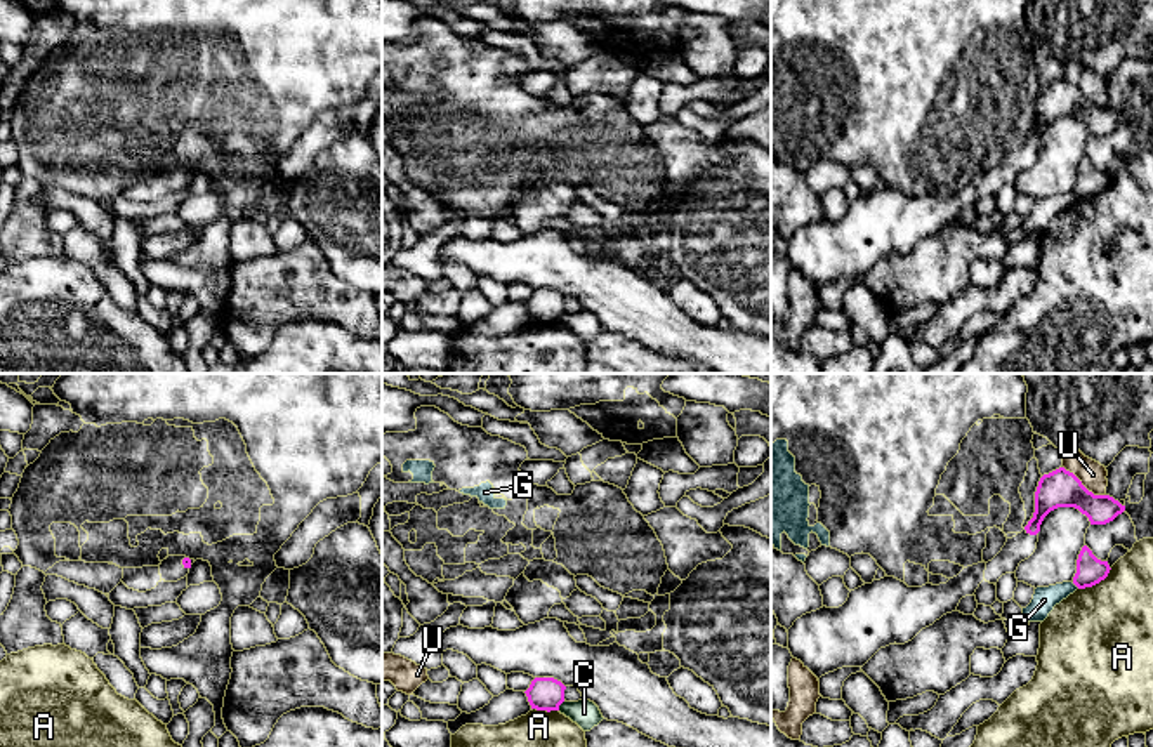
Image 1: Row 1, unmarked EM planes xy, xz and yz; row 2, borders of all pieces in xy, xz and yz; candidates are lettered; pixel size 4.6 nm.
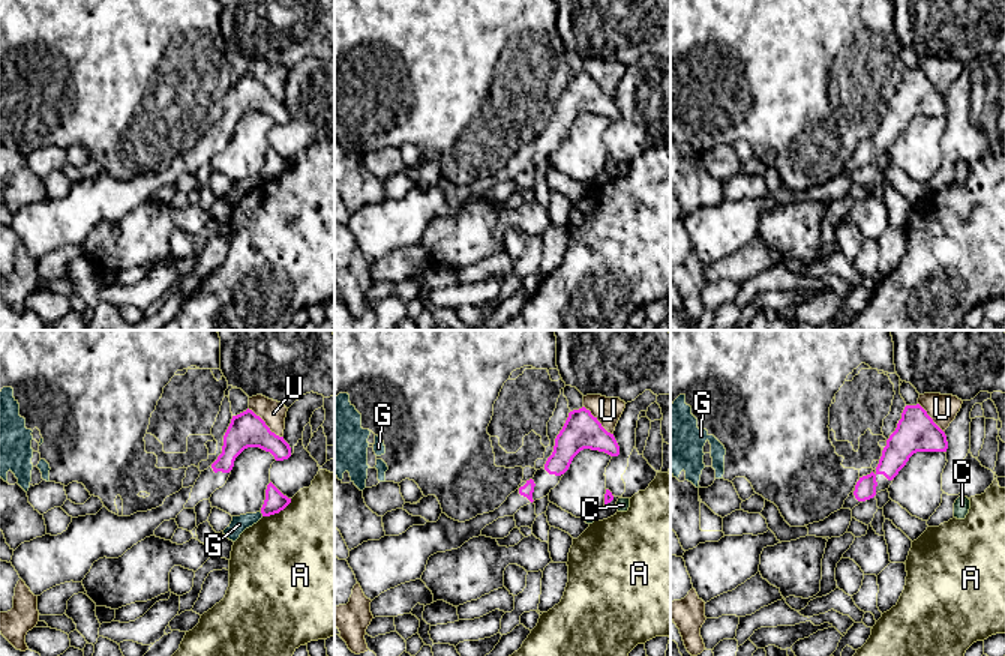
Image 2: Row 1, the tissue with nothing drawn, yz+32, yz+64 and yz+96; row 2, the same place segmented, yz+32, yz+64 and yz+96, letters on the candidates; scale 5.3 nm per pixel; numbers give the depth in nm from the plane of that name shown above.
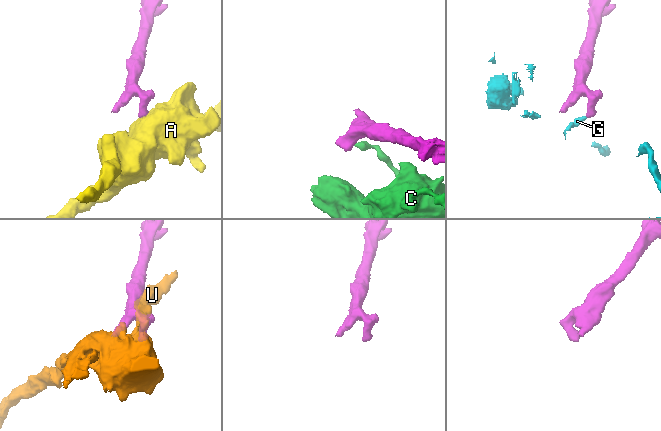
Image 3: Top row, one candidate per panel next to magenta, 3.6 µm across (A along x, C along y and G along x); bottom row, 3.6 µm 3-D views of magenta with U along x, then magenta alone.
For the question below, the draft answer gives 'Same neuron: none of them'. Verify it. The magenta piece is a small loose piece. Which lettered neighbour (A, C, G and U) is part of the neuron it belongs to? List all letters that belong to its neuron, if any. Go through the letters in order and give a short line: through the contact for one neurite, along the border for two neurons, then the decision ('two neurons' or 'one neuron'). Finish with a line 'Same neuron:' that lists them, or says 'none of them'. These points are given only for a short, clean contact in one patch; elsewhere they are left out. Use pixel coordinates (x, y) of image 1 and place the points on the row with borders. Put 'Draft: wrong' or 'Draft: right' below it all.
A: line yz (1112, 568), (1098, 582), (1079, 589); two neurons
C: line xz (565, 700), (558, 709); two neurons
G: line yz (1072, 582), (1079, 588); two neurons
U: two neurons
Same neuron: none of them
Draft: right

